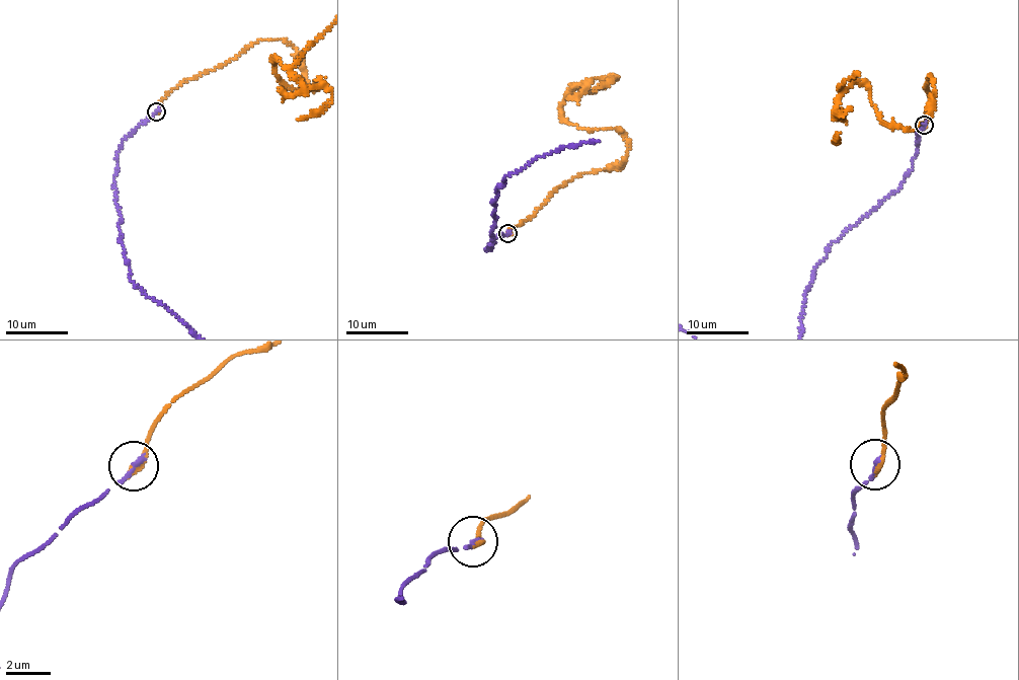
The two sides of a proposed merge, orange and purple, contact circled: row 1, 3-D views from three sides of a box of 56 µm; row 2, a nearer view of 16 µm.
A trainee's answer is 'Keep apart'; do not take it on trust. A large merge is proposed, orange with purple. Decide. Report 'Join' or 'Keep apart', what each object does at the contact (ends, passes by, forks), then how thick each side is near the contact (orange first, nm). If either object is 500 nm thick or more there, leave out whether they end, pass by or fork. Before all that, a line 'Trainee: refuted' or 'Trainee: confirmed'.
Trainee: refuted
Join. At the ring orange ends. At the ring purple ends. Thickness 320 nm (orange) against 220 nm

